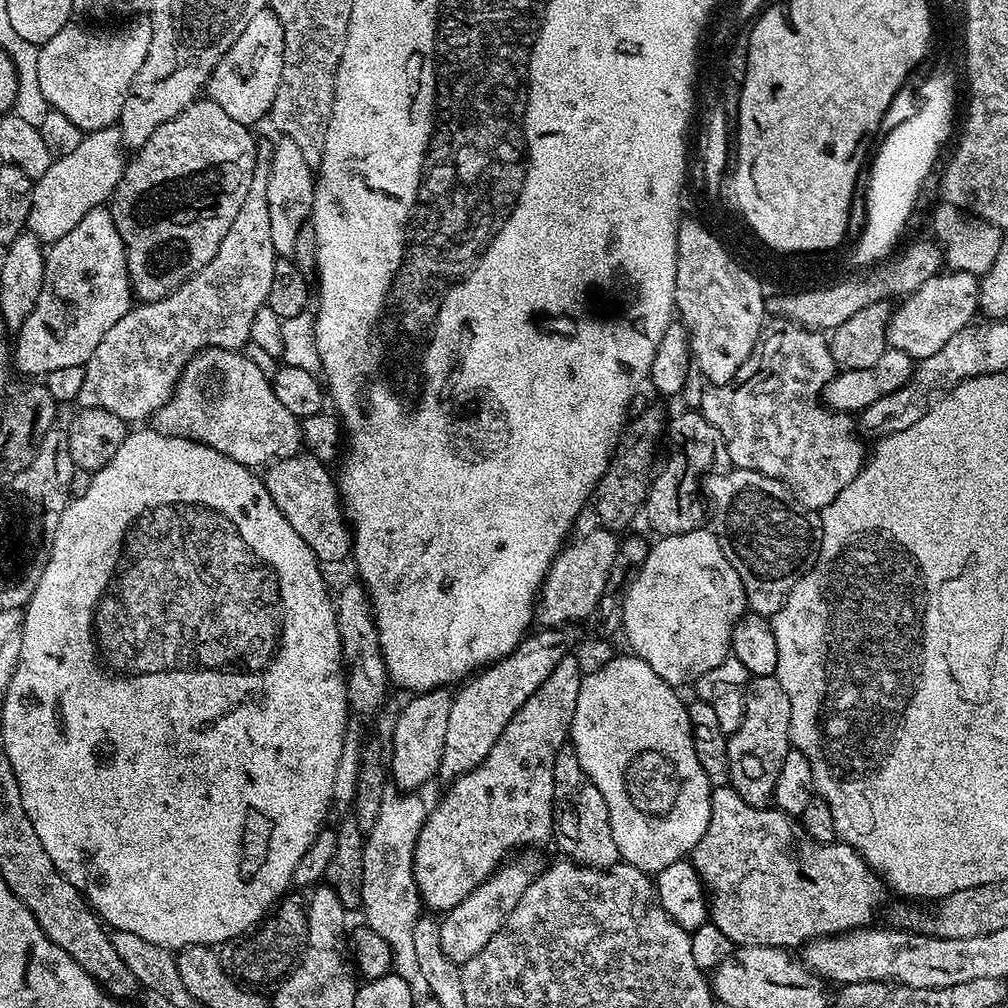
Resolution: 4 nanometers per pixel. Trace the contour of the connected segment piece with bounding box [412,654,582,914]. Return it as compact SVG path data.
M567 654L554 667L553 673L535 690L528 701L522 705L521 709L509 720L509 724L502 730L501 736L494 742L493 748L486 754L485 760L476 768L469 770L462 776L457 777L452 783L452 789L444 796L444 801L427 813L427 819L421 826L418 834L416 849L413 852L413 878L416 880L417 890L420 892L420 899L425 909L433 908L439 914L447 914L454 906L465 900L481 883L487 880L498 868L509 859L507 857L515 848L532 848L535 844L544 844L551 841L554 836L554 758L560 748L565 747L572 731L572 719L574 718L574 706L578 706L578 690L582 673L575 655Z

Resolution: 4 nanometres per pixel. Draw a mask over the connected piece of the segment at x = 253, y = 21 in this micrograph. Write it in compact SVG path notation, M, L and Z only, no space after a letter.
M265 10L254 14L242 30L238 42L212 72L206 85L207 99L218 102L230 118L249 126L256 126L260 119L272 111L272 103L278 94L278 86L284 69L284 23L276 16L275 11Z

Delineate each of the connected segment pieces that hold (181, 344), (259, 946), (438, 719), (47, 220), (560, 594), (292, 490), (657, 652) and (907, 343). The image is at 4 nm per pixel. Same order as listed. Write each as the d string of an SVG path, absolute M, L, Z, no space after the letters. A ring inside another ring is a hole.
M249 198L244 201L242 210L234 218L234 226L230 226L226 238L222 238L220 248L216 251L216 257L214 257L202 271L190 277L185 284L181 284L175 292L170 293L170 295L164 297L164 299L144 302L139 306L133 307L108 331L106 338L99 346L97 346L96 351L93 352L92 357L88 359L88 363L84 369L84 382L78 397L79 407L81 409L101 408L102 410L110 410L114 414L118 414L118 418L122 418L125 422L144 420L147 416L148 419L155 417L159 408L172 398L172 394L176 390L176 386L180 381L182 373L185 371L186 365L197 352L202 351L203 348L231 348L233 350L240 350L245 347L243 345L244 343L246 345L249 343L254 318L258 314L258 310L267 305L268 295L274 286L277 263L278 255L274 248L274 241L271 238L270 210L268 209L268 202L264 198L259 198L259 200Z
M281 899L274 911L247 934L237 936L235 940L224 941L218 955L220 967L228 973L228 979L244 986L275 985L292 972L307 942L308 913L303 903L288 899Z
M439 687L413 695L409 699L390 743L390 748L393 749L390 768L392 772L396 771L401 789L420 790L432 775L435 777L439 773L453 697L451 691Z
M113 126L87 133L78 150L55 157L50 170L32 185L32 206L27 231L32 232L41 242L55 242L70 234L70 230L74 230L74 226L78 226L86 214L107 205L124 176L124 152L124 138L119 127ZM72 168L76 168L76 172Z
M596 526L593 532L586 533L573 548L570 546L561 551L541 588L536 618L539 623L542 622L540 624L543 627L574 624L599 609L601 600L609 591L608 575L611 574L612 567L618 564L621 541L616 536L615 531Z
M293 454L269 465L262 479L274 506L282 510L286 522L294 526L298 538L310 546L321 565L340 564L349 559L352 551L352 529L346 519L337 481L328 474L329 469L316 456Z
M704 531L657 539L657 544L649 547L648 556L639 565L636 581L622 596L622 626L632 647L629 649L645 660L658 678L673 686L691 685L730 655L732 631L746 611L742 578L738 578L734 566L726 562L726 554L722 554L722 546L718 546L715 535Z
M955 270L930 278L911 296L899 301L898 307L888 319L888 348L897 348L919 362L938 354L958 330L973 323L972 315L977 315L980 299L980 285L977 277L969 272Z

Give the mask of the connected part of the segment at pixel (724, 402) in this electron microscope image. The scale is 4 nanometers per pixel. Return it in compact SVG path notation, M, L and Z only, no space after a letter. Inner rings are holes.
M799 326L784 327L788 328L761 339L751 365L752 376L745 375L739 382L731 384L705 387L699 411L716 427L718 434L722 434L728 460L736 463L733 465L737 469L755 472L760 478L769 476L785 484L801 504L801 509L822 510L830 506L830 502L834 502L834 498L838 498L838 494L842 494L842 490L846 490L863 470L866 450L864 452L860 445L861 437L853 417L831 411L822 403L825 386L838 374L834 358L830 358L825 333Z

